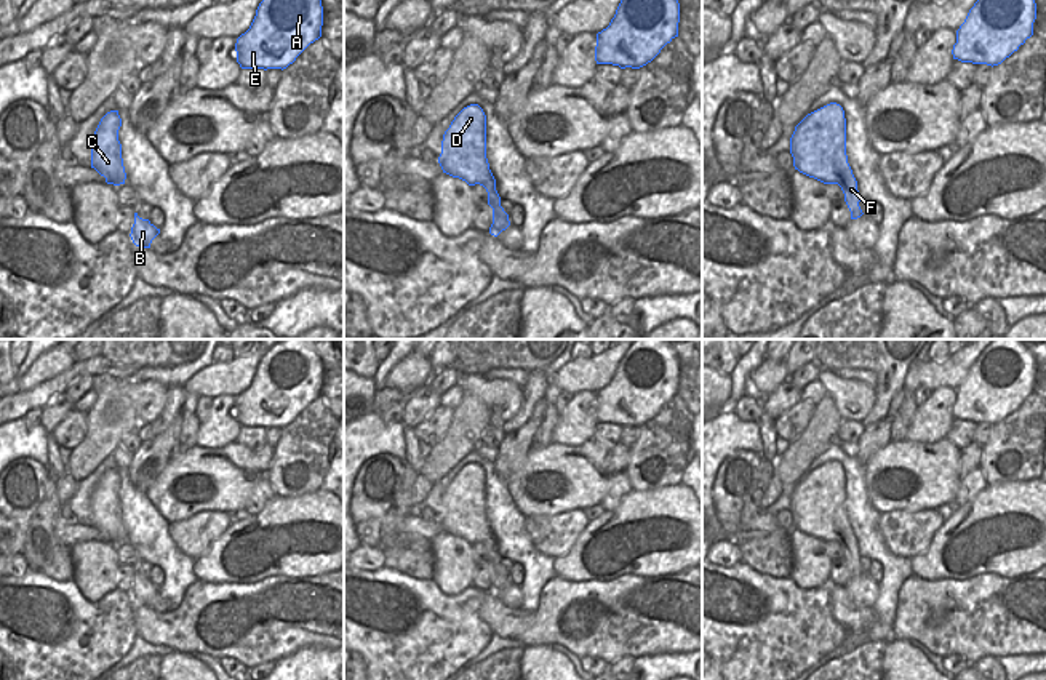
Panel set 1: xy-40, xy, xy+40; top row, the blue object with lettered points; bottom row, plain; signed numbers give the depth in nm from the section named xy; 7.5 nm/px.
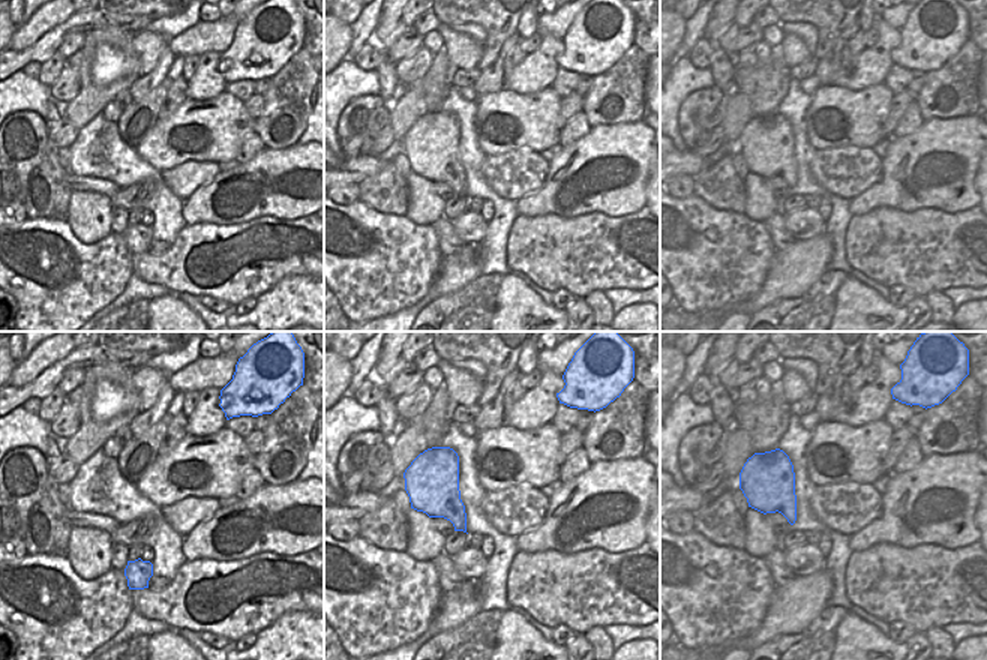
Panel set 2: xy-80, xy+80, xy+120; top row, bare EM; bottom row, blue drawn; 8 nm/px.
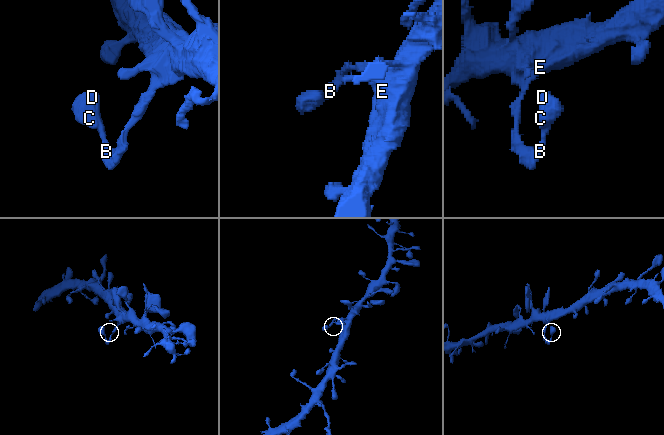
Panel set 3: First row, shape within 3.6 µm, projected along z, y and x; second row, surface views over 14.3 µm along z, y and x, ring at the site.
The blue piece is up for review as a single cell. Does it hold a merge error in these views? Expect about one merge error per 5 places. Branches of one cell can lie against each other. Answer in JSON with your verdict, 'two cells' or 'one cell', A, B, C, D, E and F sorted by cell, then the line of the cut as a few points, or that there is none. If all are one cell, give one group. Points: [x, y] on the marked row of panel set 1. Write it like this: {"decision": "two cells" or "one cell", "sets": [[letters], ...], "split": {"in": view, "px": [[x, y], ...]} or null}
{"decision": "one cell", "sets": [["A", "B", "C", "D", "E", "F"]], "split": null}

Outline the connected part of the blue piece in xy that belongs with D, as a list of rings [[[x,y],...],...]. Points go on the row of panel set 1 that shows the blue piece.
[[[478,104],[464,107],[443,134],[438,163],[443,173],[480,184],[488,192],[488,205],[493,208],[489,234],[497,237],[510,226],[509,214],[501,206],[496,179],[486,158],[486,115]]]

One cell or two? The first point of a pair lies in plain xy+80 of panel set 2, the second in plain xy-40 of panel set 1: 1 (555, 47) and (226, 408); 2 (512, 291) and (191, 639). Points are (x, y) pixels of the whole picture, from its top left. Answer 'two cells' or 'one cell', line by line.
1: one cell
2: two cells

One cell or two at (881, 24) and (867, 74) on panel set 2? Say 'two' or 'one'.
one

